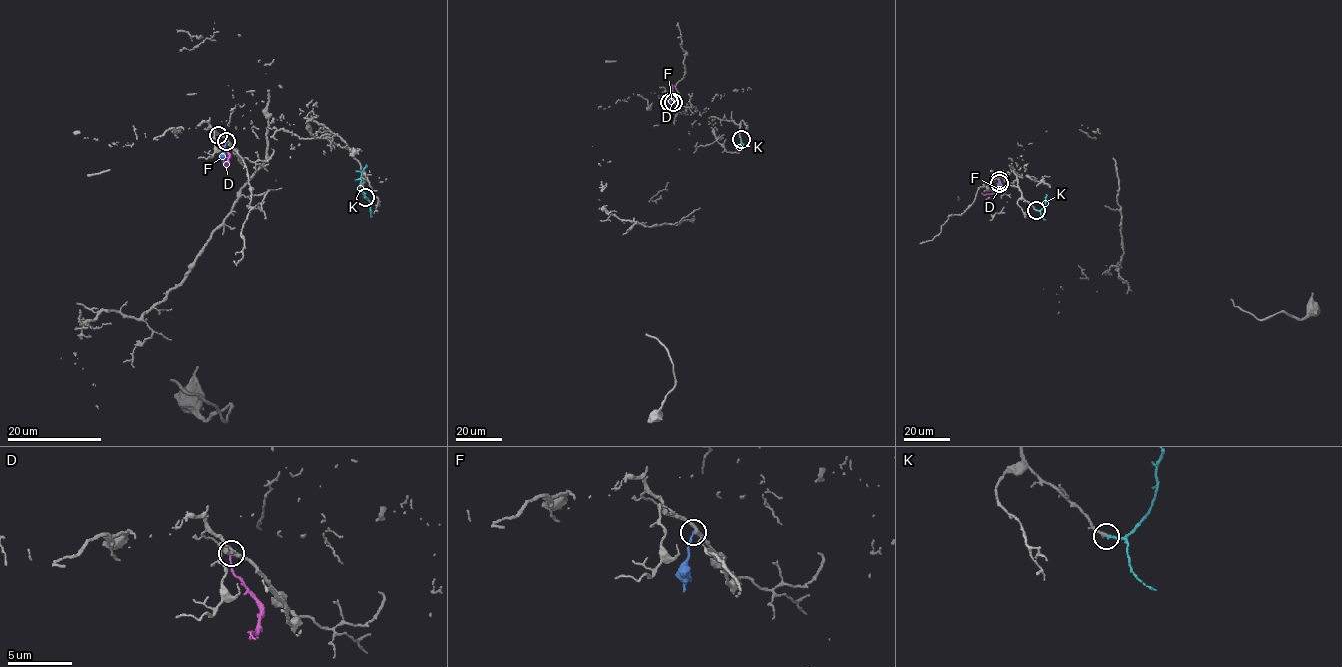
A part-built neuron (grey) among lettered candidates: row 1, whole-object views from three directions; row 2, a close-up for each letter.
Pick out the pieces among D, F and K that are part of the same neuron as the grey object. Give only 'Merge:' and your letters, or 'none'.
Merge: K

